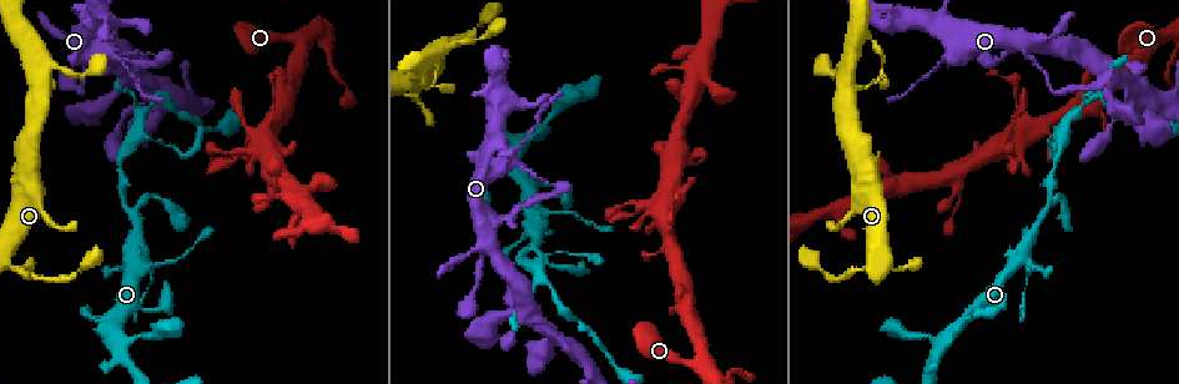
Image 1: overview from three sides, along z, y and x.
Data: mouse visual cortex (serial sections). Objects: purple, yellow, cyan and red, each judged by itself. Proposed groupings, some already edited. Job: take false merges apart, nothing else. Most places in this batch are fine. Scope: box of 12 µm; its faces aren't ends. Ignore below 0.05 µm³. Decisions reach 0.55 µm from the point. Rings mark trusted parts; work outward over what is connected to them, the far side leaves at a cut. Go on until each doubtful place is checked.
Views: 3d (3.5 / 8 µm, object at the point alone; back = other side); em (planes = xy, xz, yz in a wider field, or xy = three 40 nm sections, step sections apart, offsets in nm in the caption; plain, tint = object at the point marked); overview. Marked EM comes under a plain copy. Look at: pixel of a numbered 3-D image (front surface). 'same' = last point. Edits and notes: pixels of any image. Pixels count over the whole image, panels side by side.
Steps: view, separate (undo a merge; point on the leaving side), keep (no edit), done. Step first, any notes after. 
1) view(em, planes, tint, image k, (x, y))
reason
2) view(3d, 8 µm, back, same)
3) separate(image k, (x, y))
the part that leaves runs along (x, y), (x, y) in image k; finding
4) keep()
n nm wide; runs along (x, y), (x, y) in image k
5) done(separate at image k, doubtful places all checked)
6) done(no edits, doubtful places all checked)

view(3d, 3.5 µm, image 1, (231, 158))
narrows sharply

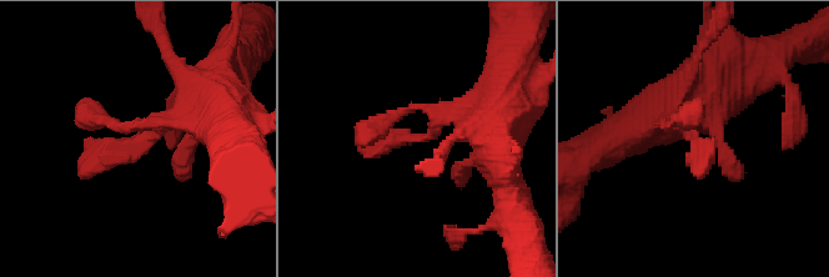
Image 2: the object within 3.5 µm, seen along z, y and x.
view(em, planes, tint, image 2, (143, 140))
need the tissue

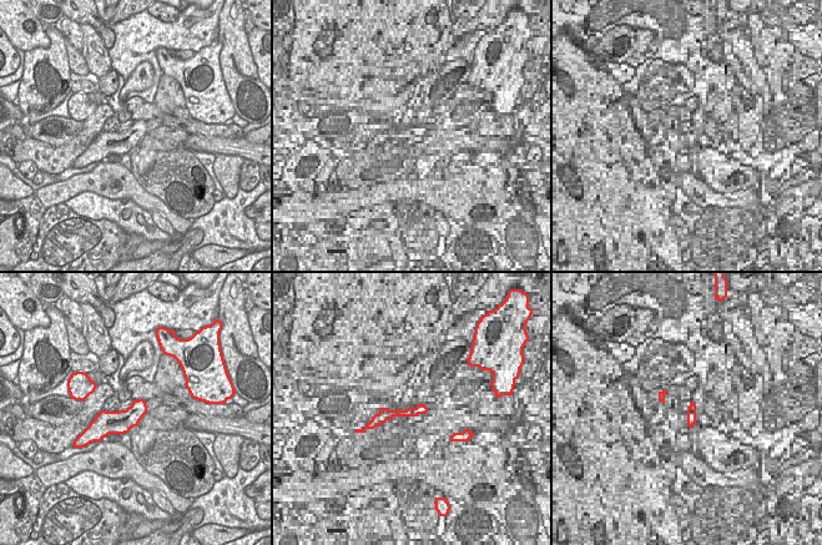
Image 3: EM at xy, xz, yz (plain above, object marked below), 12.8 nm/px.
keep()
runs along (219, 105), (80, 179) in image 2; one cell here

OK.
view(3d, 8 µm, image 1, (1023, 256))
a fork

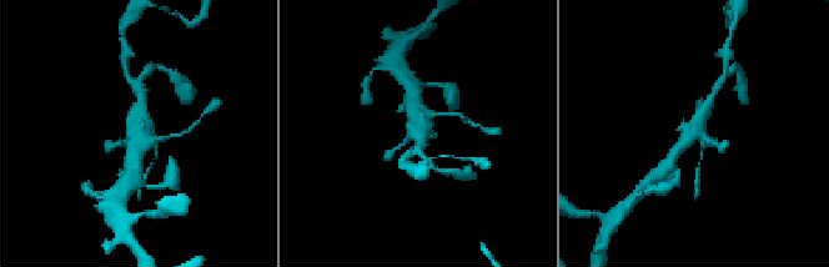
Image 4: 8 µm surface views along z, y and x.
view(3d, 3.5 µm, image 4, (418, 126))

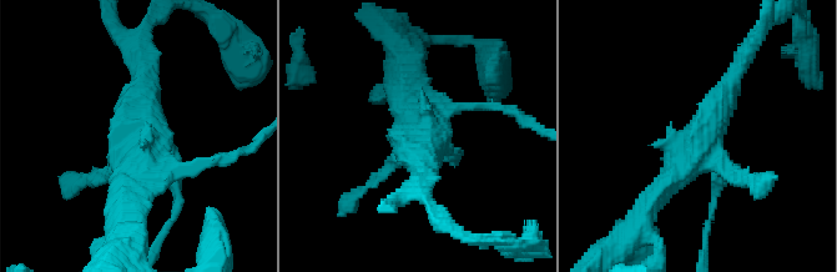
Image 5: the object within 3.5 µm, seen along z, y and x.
view(em, planes, tint, image 5, (700, 145))
need the tissue

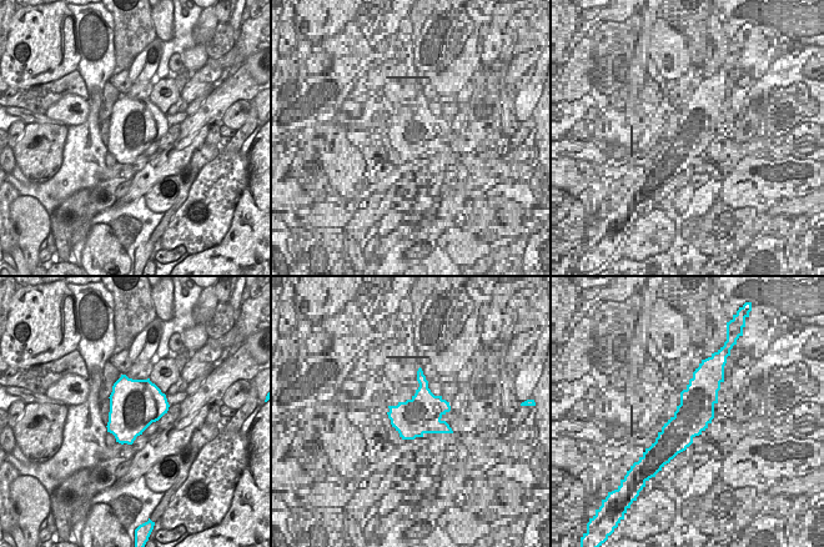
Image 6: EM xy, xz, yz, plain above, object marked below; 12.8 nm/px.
keep()
runs along (643, 211), (697, 150), (735, 74) in image 5; all the same cell

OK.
view(3d, 3.5 µm, image 1, (862, 268))
thin neck

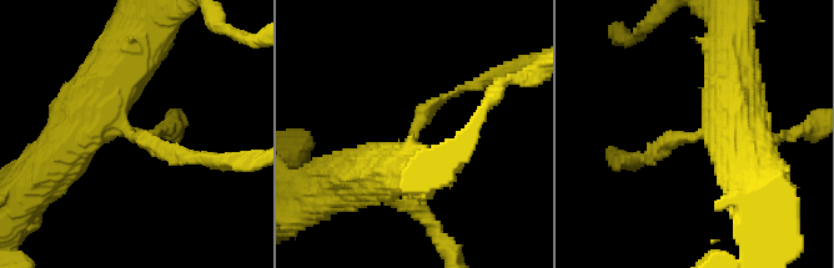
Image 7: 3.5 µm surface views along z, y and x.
view(em, xy, step 2, tint, image 7, (135, 137))

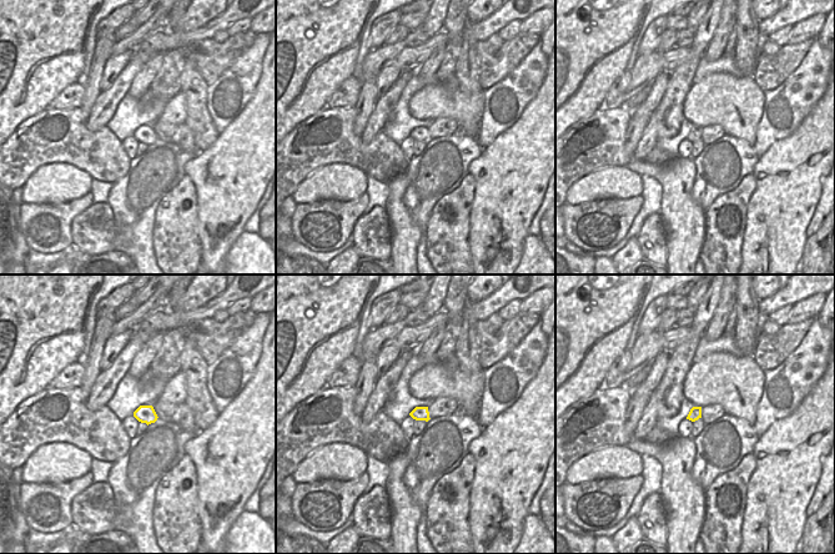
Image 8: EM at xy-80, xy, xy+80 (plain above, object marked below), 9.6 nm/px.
keep()
arms of 150, 600 nm; continuous, no second cell

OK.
done(no edits, doubtful places all checked)

